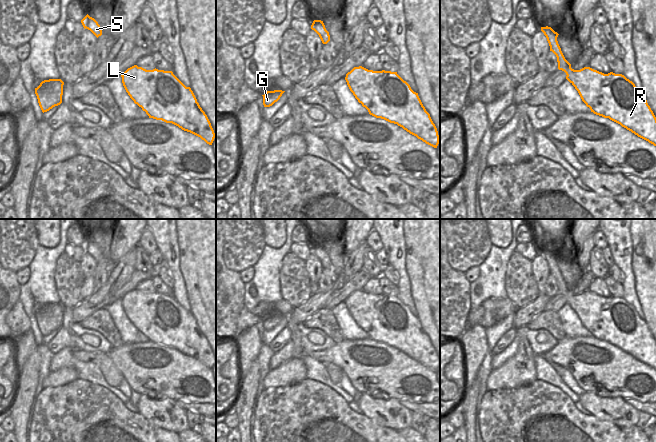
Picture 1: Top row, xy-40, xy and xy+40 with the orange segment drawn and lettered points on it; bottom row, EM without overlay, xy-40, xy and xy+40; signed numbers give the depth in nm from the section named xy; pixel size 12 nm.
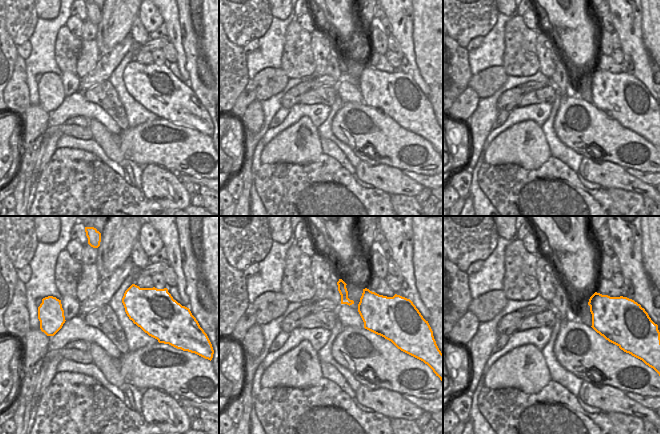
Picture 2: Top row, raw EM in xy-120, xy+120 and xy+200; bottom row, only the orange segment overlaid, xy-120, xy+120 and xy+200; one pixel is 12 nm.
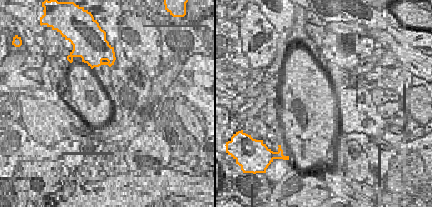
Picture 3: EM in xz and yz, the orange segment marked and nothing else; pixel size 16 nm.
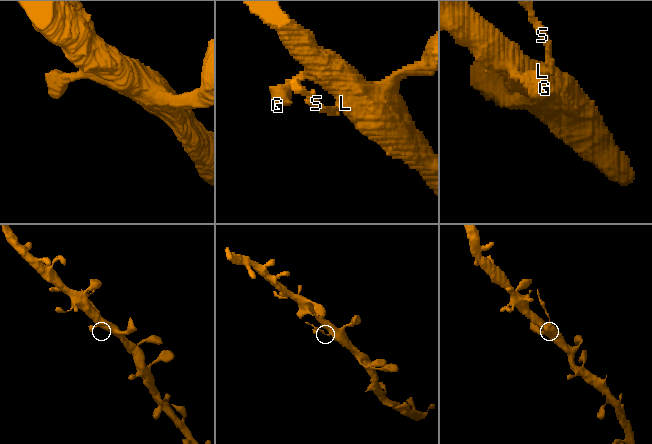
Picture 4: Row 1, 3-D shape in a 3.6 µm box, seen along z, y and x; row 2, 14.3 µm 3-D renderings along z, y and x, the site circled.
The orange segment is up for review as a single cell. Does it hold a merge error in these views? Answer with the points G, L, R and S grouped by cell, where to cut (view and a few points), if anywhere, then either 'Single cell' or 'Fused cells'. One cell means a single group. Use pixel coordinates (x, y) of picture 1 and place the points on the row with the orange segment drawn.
Groups: G L R / S. Split along xy+40 (570, 67), (570, 80), (572, 82). Fused cells

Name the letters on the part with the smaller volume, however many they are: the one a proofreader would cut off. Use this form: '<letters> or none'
S

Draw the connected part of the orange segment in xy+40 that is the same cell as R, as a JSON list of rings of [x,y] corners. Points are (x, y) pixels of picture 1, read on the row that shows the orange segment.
[[[590,67],[570,68],[572,85],[591,112],[620,124],[638,137],[656,146],[656,117],[635,84],[622,74],[604,74]]]

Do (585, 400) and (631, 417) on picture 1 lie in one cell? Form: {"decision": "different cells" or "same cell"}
{"decision": "same cell"}

